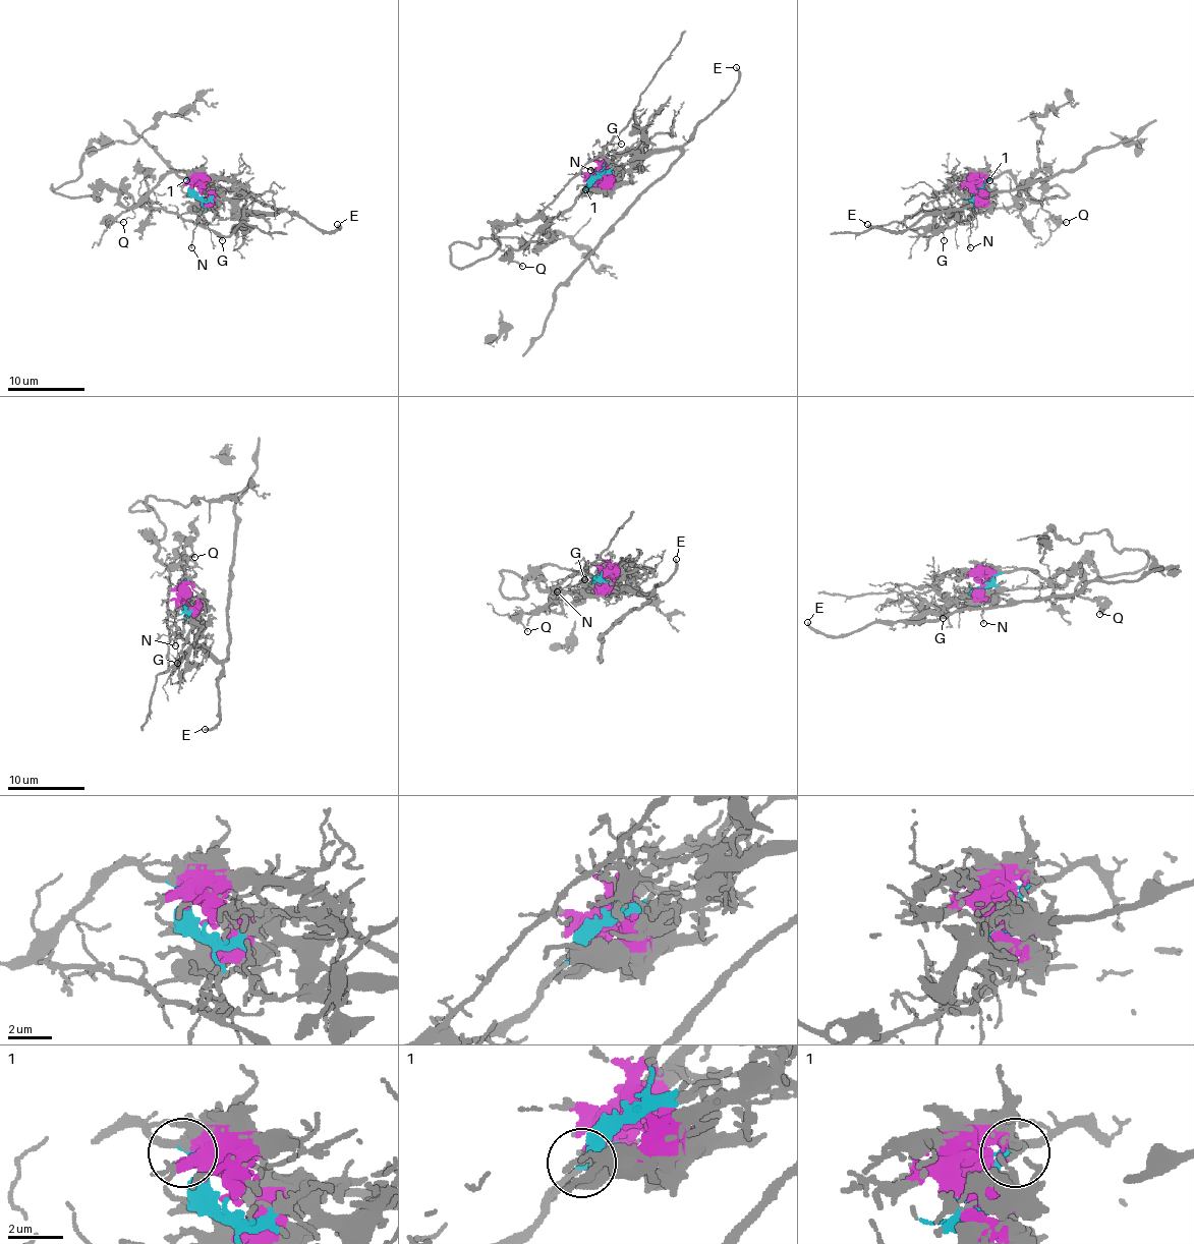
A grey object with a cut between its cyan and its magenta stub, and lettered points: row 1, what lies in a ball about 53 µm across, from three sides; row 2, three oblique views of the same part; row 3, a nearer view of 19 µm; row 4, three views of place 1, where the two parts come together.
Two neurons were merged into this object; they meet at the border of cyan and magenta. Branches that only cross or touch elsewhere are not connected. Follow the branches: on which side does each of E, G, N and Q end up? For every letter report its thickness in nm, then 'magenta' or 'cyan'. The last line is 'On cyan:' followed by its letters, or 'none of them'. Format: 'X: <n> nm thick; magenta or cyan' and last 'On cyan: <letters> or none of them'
E: 240 nm thick; magenta
G: 110 nm thick; cyan
N: 140 nm thick; magenta
Q: 140 nm thick; cyan
On cyan: G, Q

